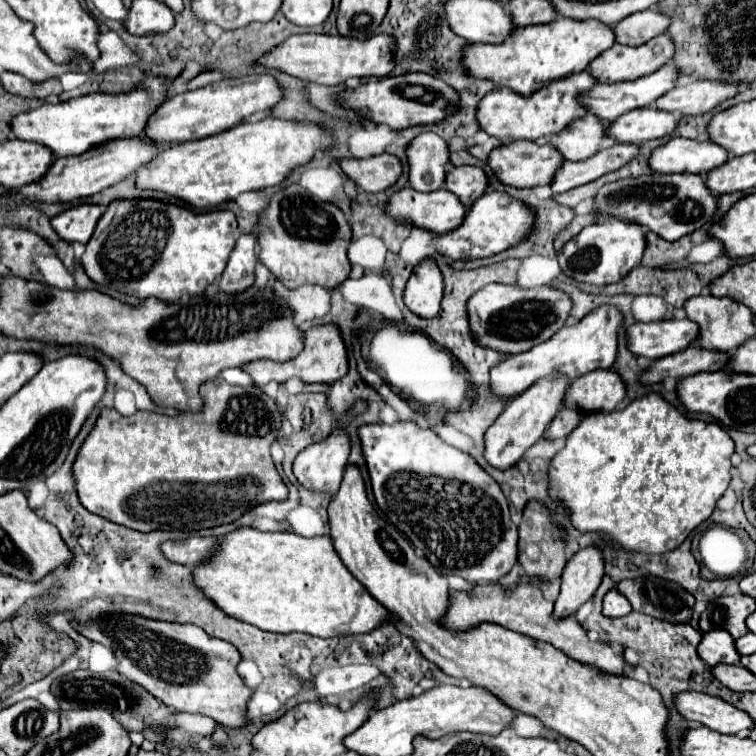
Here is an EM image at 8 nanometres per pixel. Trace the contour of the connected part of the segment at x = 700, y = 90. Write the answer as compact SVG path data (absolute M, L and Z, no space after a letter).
M692 81L684 87L670 89L660 99L656 99L650 107L656 107L660 111L668 113L680 113L684 117L690 115L702 115L716 107L716 103L722 103L734 95L738 87L716 83L716 81Z

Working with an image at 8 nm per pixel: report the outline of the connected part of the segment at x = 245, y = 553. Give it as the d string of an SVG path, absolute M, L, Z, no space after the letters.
M238 527L236 531L224 535L214 551L204 563L198 563L192 571L194 585L210 599L224 615L254 625L270 633L308 633L314 637L336 637L336 635L356 635L372 631L380 621L390 619L388 611L350 575L340 557L332 547L330 535L300 537L288 531L262 533L252 527Z

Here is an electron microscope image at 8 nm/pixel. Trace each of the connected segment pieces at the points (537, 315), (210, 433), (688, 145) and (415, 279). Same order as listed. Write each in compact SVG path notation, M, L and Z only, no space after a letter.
M486 285L474 293L468 301L468 321L472 337L478 345L494 349L498 353L520 353L532 349L536 343L548 341L562 323L568 319L572 309L570 297L550 285L534 289L518 289L516 285Z
M220 377L206 381L200 387L200 395L204 399L204 409L200 413L180 413L174 417L148 411L122 417L116 409L102 409L72 465L80 503L94 515L146 533L156 529L208 529L232 523L260 503L284 501L288 497L288 487L280 479L270 457L270 445L282 429L282 415L276 401L266 397L256 385L238 387Z
M672 137L666 145L656 147L648 157L652 173L706 173L712 167L726 163L728 155L708 141L690 141L684 137Z
M428 259L422 261L414 269L414 275L408 279L404 289L404 303L414 315L430 319L440 311L442 293L444 279L440 275L440 269L432 259Z

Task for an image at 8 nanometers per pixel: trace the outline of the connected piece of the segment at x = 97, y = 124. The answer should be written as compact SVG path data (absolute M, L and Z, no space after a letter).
M146 79L142 87L122 95L92 93L56 105L42 103L38 109L18 113L12 119L12 137L40 143L56 153L56 157L82 155L84 151L112 139L138 137L144 131L144 121L148 121L152 111L156 111L156 107L164 101L168 85L168 79Z

